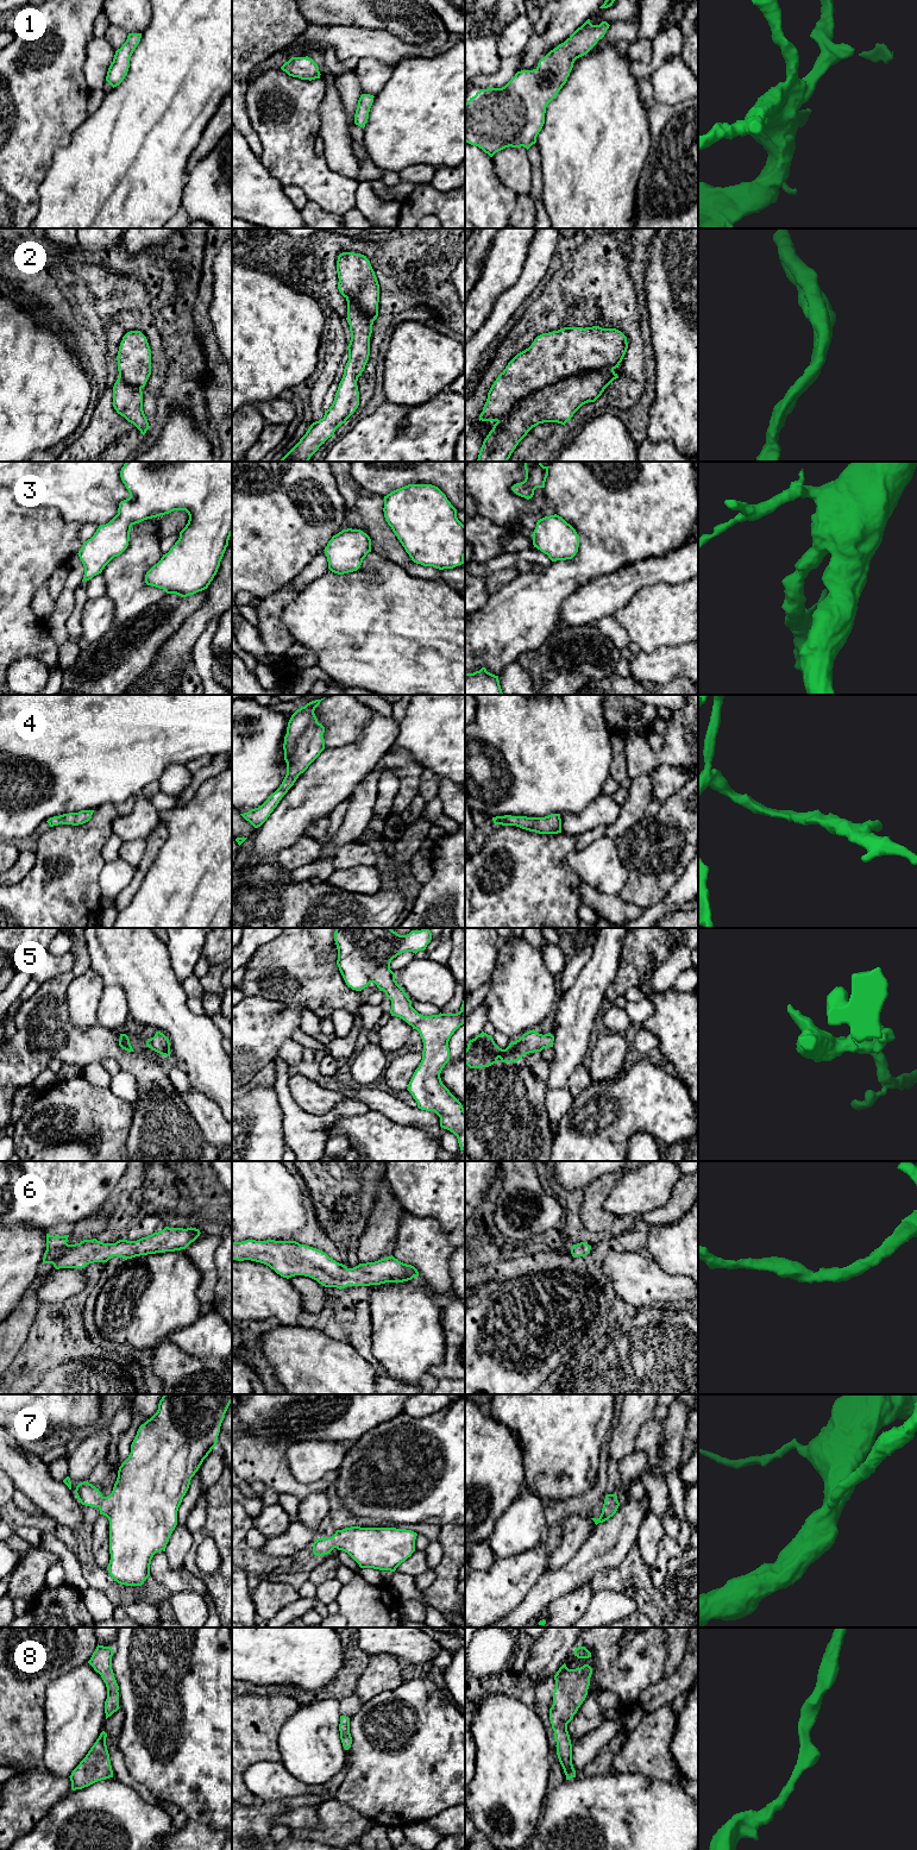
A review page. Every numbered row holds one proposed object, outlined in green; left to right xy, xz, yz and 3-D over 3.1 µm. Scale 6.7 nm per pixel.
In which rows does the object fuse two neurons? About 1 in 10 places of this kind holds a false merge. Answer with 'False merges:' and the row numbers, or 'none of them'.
False merges: none of them

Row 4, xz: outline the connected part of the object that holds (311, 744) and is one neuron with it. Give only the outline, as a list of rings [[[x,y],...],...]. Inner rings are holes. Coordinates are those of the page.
[[[324,698],[307,703],[291,715],[283,744],[287,775],[282,784],[262,805],[240,814],[255,828],[260,827],[268,820],[299,776],[303,773],[325,750],[325,740],[322,736],[325,727],[318,722],[314,714],[315,708]]]

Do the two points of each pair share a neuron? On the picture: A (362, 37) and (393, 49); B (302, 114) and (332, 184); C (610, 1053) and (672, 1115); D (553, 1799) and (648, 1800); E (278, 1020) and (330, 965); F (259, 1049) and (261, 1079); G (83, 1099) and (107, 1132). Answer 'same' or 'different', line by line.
A: same
B: same
C: different
D: same
E: different
F: different
G: same

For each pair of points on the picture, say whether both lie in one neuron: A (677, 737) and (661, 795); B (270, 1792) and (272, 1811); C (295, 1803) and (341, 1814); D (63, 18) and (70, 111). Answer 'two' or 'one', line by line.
A: two
B: two
C: two
D: one

